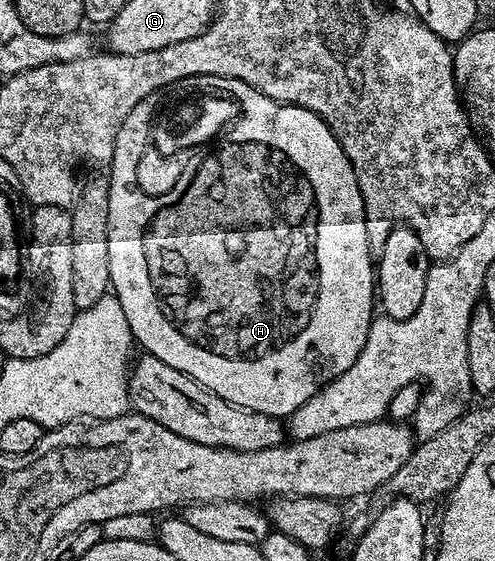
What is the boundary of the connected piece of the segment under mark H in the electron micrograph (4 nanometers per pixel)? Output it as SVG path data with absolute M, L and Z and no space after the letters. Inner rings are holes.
M201 75L200 77L188 77L181 79L179 83L173 83L167 87L161 87L156 93L148 93L132 113L124 121L120 133L114 142L114 158L108 164L110 176L110 200L108 201L108 261L110 262L110 274L122 280L115 282L112 287L116 296L116 303L121 307L124 317L130 326L133 338L137 346L143 352L154 355L160 361L172 365L172 369L180 369L188 378L194 379L201 387L209 389L213 395L218 395L224 401L234 404L235 407L244 407L247 411L264 413L271 417L289 417L293 415L300 405L304 405L320 388L325 387L330 380L340 377L360 357L360 349L364 349L364 341L368 337L370 320L376 315L376 267L372 262L372 252L368 233L366 232L366 214L364 213L364 201L356 181L354 167L348 161L344 149L336 141L332 129L316 113L312 113L303 107L293 107L290 103L277 103L272 97L260 93L256 88L248 86L239 79L225 79L215 75Z

